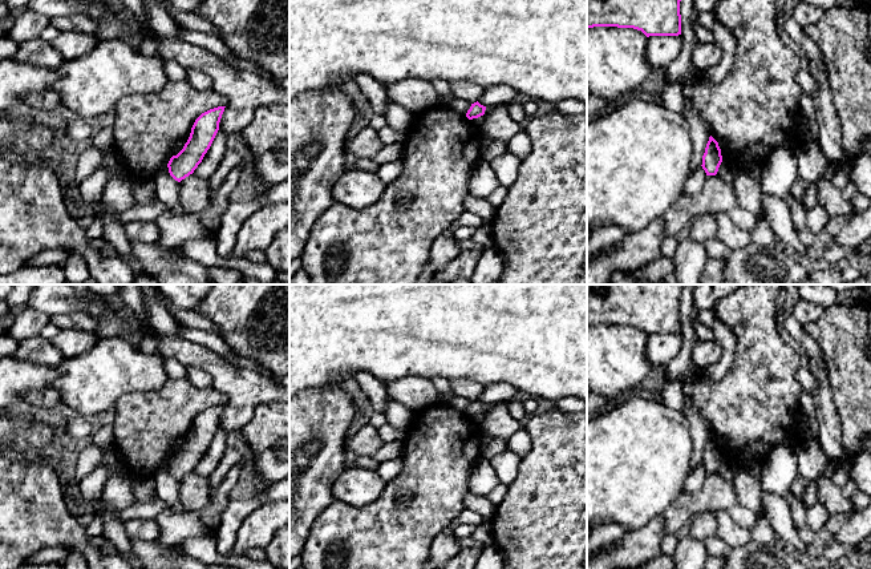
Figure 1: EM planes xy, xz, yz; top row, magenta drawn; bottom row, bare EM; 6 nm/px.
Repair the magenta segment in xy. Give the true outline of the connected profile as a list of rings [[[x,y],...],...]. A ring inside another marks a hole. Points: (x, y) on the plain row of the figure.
[[[218,404],[202,411],[191,425],[190,435],[183,447],[173,453],[167,461],[170,473],[181,480],[194,471],[210,447],[226,404]]]

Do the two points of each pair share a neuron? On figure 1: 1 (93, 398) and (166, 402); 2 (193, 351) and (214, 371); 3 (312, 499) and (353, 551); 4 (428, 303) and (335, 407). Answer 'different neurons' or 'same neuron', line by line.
1: different neurons
2: same neuron
3: different neurons
4: different neurons

